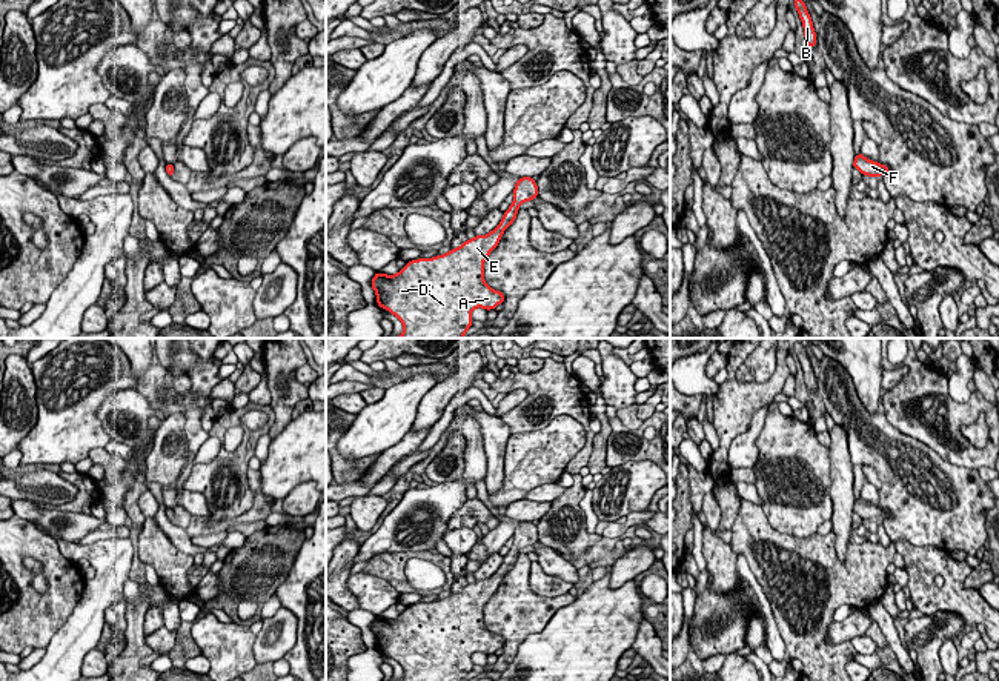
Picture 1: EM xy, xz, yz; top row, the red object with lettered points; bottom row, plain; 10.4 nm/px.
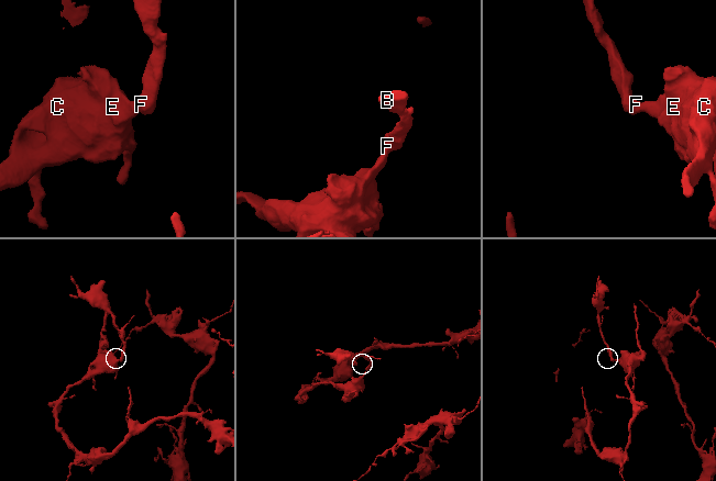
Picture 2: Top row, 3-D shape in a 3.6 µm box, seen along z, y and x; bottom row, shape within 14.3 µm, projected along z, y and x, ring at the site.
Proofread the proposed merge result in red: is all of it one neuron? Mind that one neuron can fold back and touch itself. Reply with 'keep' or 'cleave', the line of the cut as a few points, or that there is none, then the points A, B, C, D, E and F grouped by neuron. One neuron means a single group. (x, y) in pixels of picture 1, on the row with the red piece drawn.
keep; no cut; A B C D E F

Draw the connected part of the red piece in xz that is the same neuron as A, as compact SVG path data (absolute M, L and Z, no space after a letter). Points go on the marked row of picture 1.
M519 177L513 201L489 234L475 235L447 254L407 261L395 275L377 272L370 281L377 304L403 323L403 334L389 338L464 338L473 309L503 304L504 294L484 280L484 261L516 220L519 204L535 198L536 181Z

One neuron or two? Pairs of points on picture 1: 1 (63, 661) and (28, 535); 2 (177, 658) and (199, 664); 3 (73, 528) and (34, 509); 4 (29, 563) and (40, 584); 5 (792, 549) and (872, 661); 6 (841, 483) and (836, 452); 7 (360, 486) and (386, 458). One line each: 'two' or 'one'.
1: two
2: two
3: one
4: one
5: two
6: one
7: one

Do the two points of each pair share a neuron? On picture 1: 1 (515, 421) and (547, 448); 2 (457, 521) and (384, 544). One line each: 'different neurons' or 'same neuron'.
1: different neurons
2: different neurons

